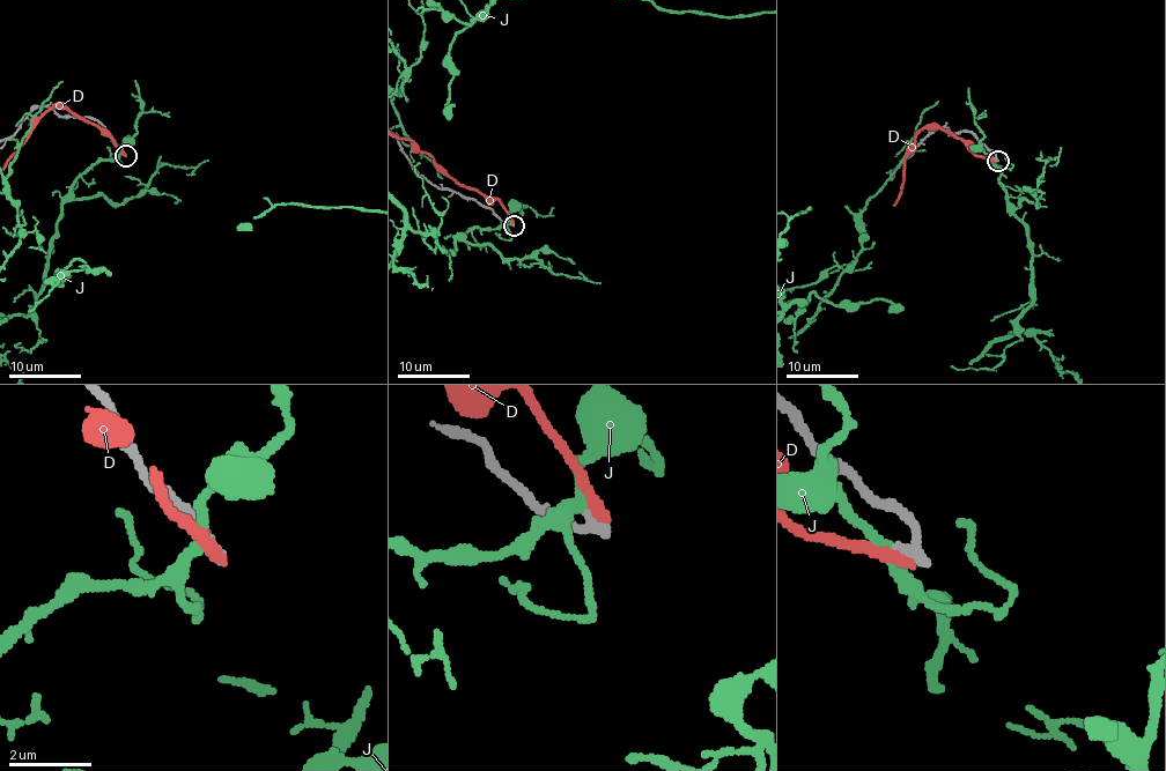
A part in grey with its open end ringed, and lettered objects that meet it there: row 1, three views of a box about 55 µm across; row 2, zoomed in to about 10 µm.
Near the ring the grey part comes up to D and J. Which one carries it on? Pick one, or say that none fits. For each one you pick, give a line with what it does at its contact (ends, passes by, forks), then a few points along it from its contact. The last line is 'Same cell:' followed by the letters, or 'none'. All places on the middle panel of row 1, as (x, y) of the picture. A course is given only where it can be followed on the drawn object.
Same cell: none

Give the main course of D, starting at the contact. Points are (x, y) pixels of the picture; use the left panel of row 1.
D: (123, 154), (111, 139), (94, 125), (66, 108), (53, 106)

